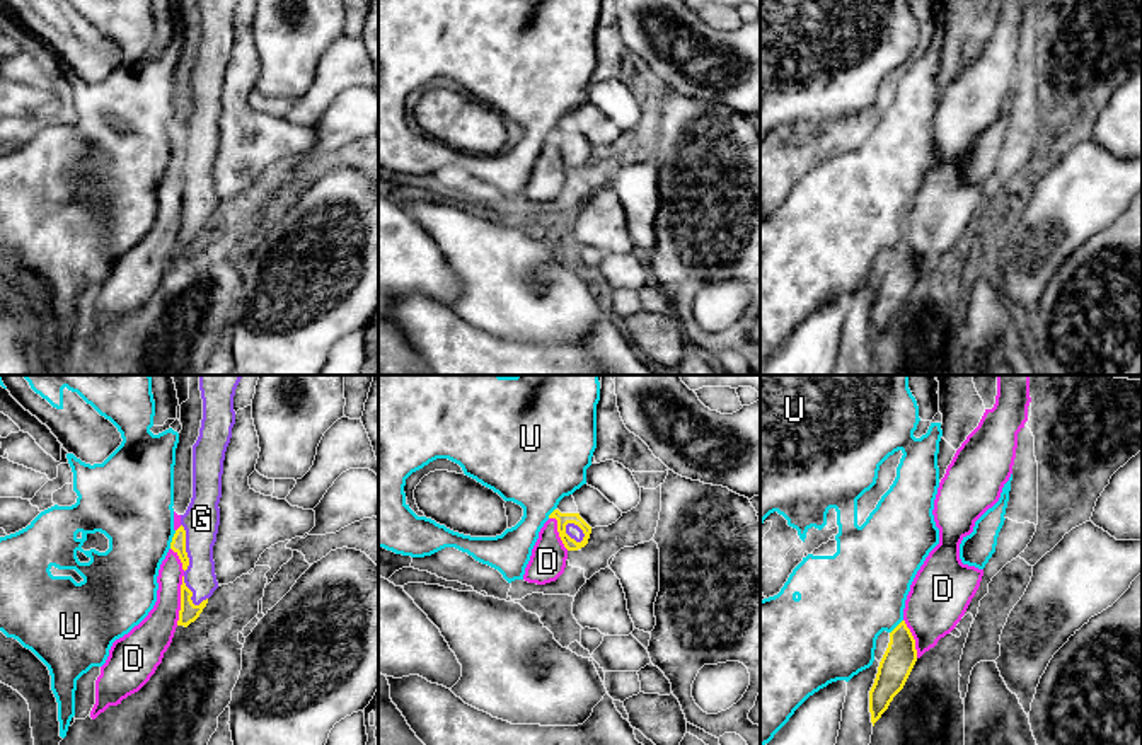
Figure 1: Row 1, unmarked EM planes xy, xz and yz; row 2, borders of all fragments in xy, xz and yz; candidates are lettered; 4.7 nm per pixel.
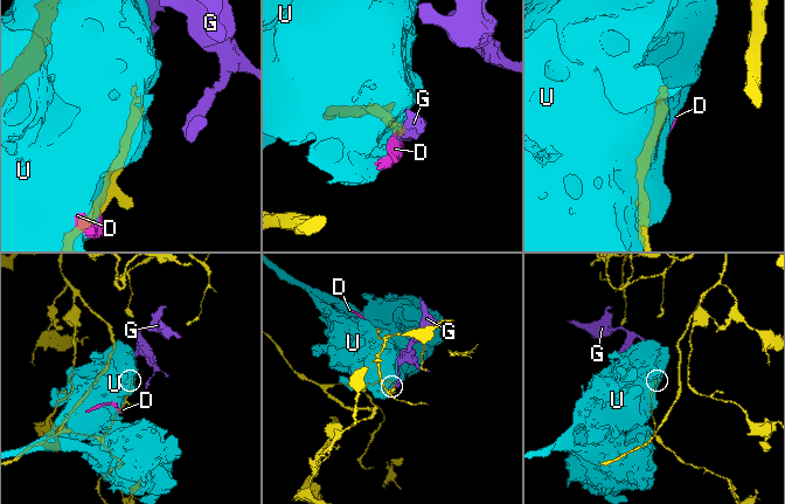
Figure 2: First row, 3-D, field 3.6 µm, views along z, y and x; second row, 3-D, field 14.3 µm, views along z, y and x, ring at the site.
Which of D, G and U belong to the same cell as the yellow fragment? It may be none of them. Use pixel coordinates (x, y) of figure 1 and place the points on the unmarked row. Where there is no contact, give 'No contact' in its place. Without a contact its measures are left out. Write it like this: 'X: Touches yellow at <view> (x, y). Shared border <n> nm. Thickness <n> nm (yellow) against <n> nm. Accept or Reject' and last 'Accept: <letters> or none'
D: Touches yellow at xy (181, 219). Shared border 240 nm. Thickness 90 nm (yellow) against 190 nm. Reject
G: Touches yellow at xz (566, 152). Shared border 120 nm. Thickness 60 nm (yellow) against 70 nm. Accept
U: Touches yellow at xy (173, 157). Shared border 90 nm. Thickness 70 nm (yellow) against 380 nm. Reject
Accept: G

